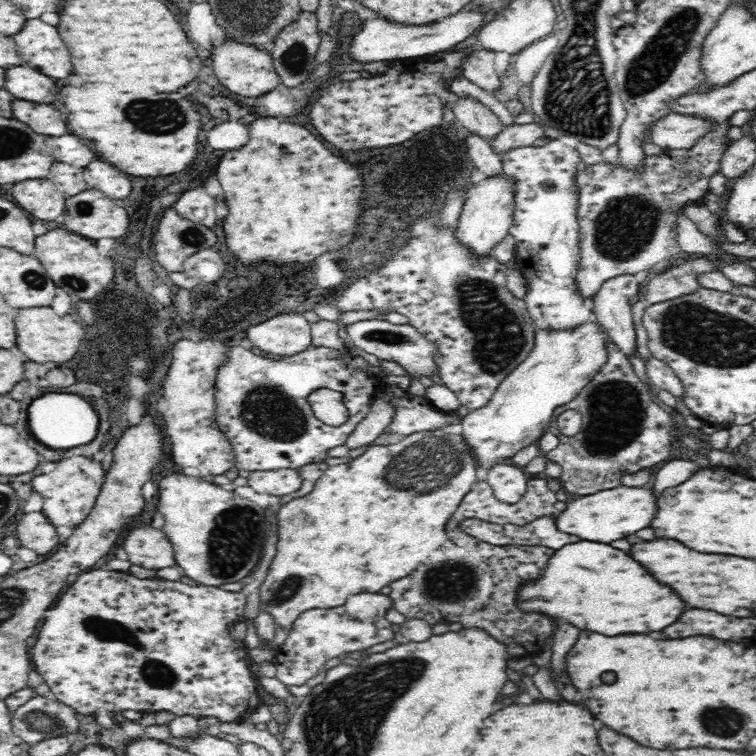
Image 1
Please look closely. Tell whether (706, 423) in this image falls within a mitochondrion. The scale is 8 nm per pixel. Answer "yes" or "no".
no

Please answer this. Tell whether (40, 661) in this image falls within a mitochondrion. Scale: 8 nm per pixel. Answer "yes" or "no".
no

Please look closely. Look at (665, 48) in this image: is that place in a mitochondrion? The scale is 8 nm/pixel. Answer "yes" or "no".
yes

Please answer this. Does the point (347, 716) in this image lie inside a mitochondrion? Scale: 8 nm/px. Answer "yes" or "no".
yes

